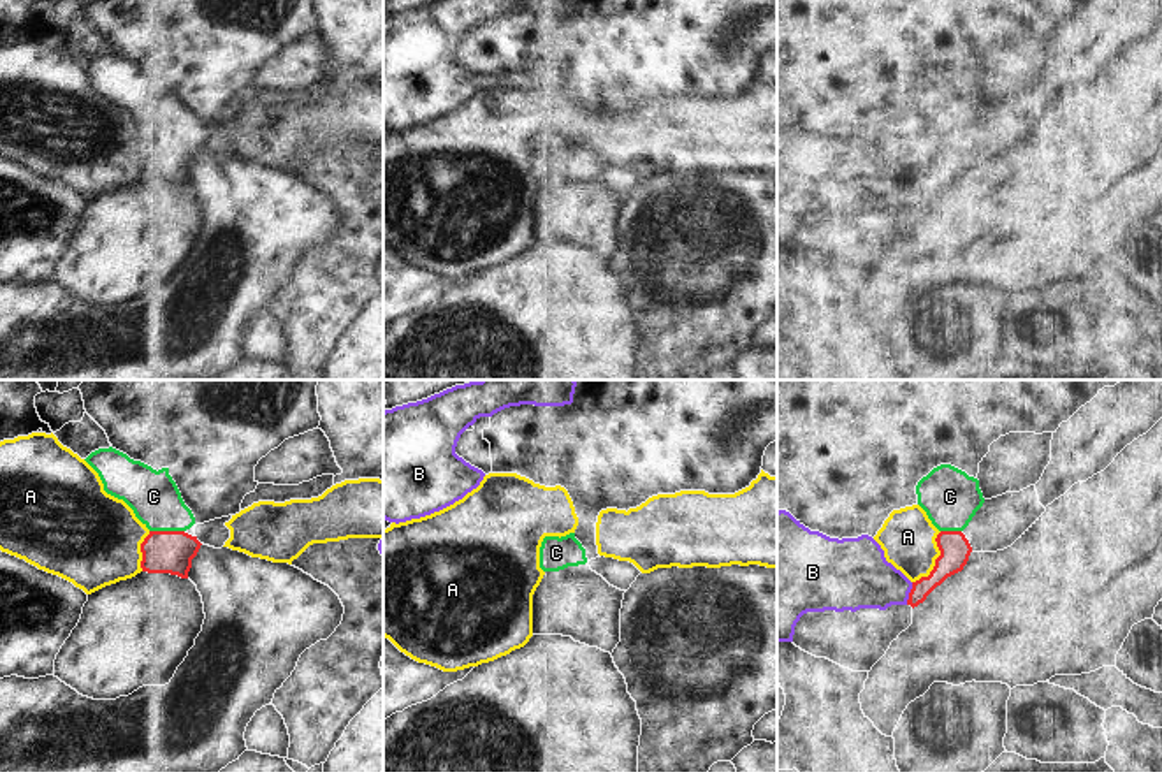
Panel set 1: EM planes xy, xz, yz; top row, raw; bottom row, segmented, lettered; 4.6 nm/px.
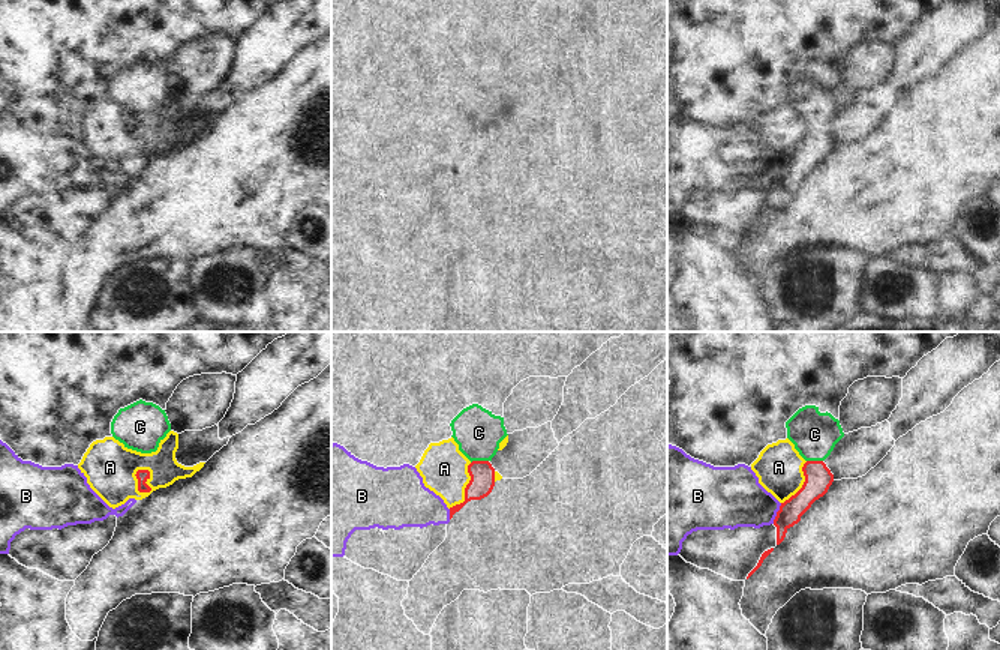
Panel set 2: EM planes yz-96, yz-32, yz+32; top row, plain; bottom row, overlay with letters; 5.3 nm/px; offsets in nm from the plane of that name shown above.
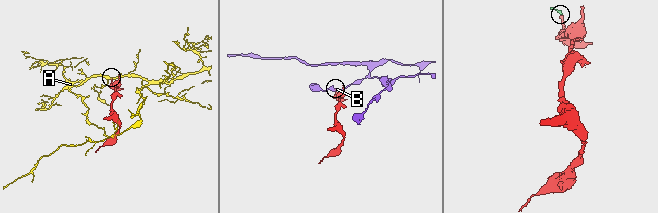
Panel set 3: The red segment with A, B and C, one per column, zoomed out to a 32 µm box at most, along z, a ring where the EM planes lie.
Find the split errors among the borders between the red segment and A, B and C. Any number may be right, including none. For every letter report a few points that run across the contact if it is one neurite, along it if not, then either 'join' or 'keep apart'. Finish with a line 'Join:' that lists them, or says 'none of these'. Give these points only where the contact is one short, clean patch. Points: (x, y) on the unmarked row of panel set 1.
A: yz (941, 138), (936, 145), (939, 162), (934, 174), (913, 189) | keep apart
B: yz (913, 189), (906, 210) | keep apart
C: join
Join: C

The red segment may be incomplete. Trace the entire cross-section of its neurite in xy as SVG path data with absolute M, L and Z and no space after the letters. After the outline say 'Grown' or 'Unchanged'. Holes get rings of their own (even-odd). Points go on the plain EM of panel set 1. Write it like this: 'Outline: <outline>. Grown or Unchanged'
Outline: M113 53L98 55L84 67L98 79L104 97L123 106L149 135L141 149L142 178L188 185L192 165L202 149L186 139L195 123L169 74L156 77Z. Grown

